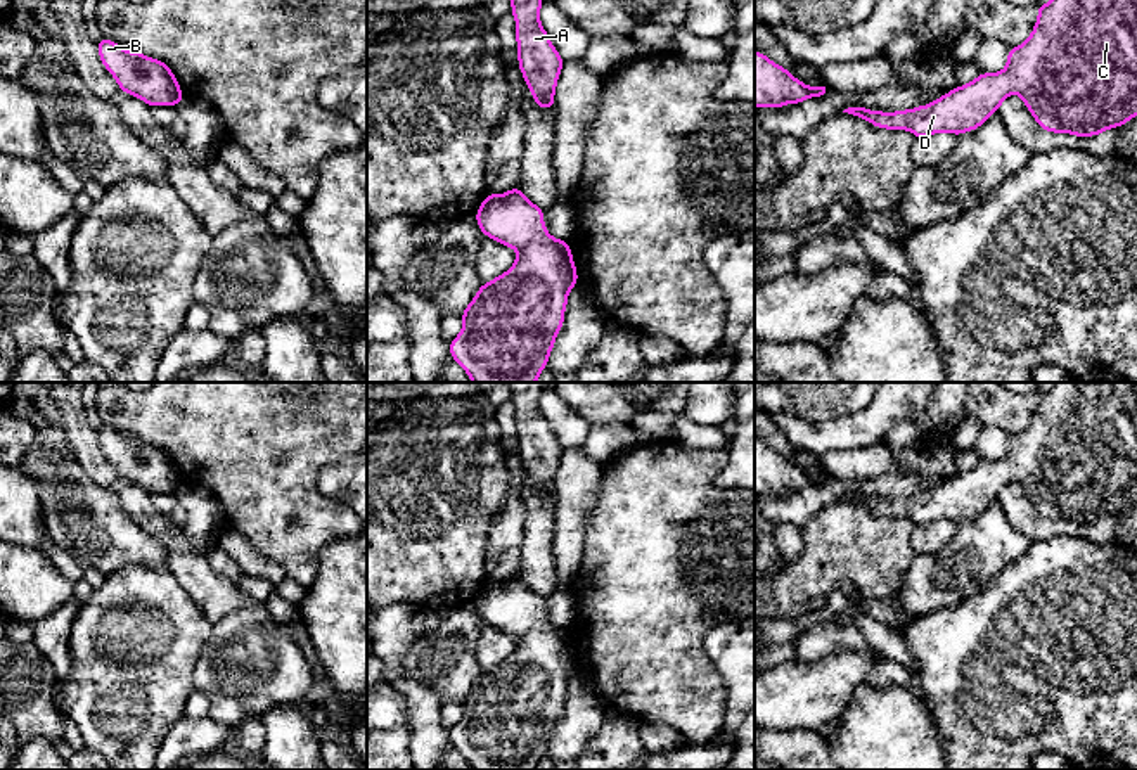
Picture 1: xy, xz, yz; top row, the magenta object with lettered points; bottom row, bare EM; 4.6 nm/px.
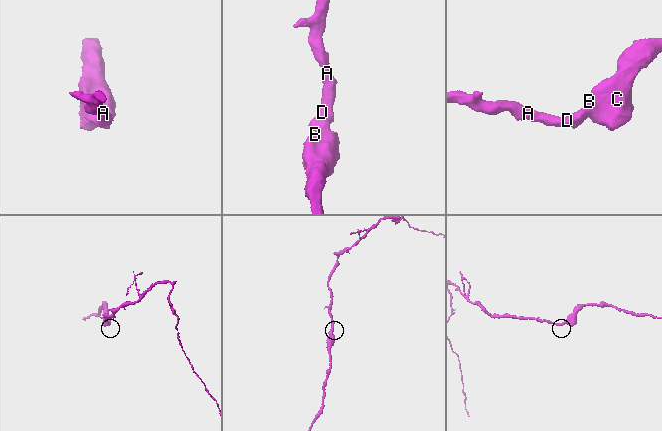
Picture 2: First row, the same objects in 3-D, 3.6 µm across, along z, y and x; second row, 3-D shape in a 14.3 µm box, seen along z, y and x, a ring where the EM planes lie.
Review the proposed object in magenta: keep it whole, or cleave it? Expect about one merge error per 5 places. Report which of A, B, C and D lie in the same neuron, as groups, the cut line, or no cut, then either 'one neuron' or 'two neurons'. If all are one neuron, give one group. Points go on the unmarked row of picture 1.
A B C D | no cut | one neuron

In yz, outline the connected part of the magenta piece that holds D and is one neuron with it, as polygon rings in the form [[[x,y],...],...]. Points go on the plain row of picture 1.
[[[1056,382],[1049,391],[1038,393],[1035,415],[1028,427],[1009,436],[1005,457],[980,460],[967,472],[955,474],[931,491],[914,497],[883,500],[865,495],[848,495],[843,500],[858,504],[884,517],[907,517],[915,526],[950,519],[959,524],[980,516],[995,502],[1007,483],[1018,481],[1037,512],[1052,521],[1073,521],[1080,528],[1120,516],[1137,504],[1137,382]]]

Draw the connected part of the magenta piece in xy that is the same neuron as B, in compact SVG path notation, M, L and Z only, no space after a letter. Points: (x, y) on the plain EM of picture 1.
M109 426L97 431L97 440L119 478L138 484L149 495L178 493L183 488L173 459L163 448L138 438L128 440Z

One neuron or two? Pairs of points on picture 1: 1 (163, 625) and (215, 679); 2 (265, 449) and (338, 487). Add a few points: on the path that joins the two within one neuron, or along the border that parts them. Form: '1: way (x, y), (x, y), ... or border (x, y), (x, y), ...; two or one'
1: border (213, 625), (211, 635), (198, 658), (192, 687); two
2: border (348, 455), (317, 480), (345, 504); two

